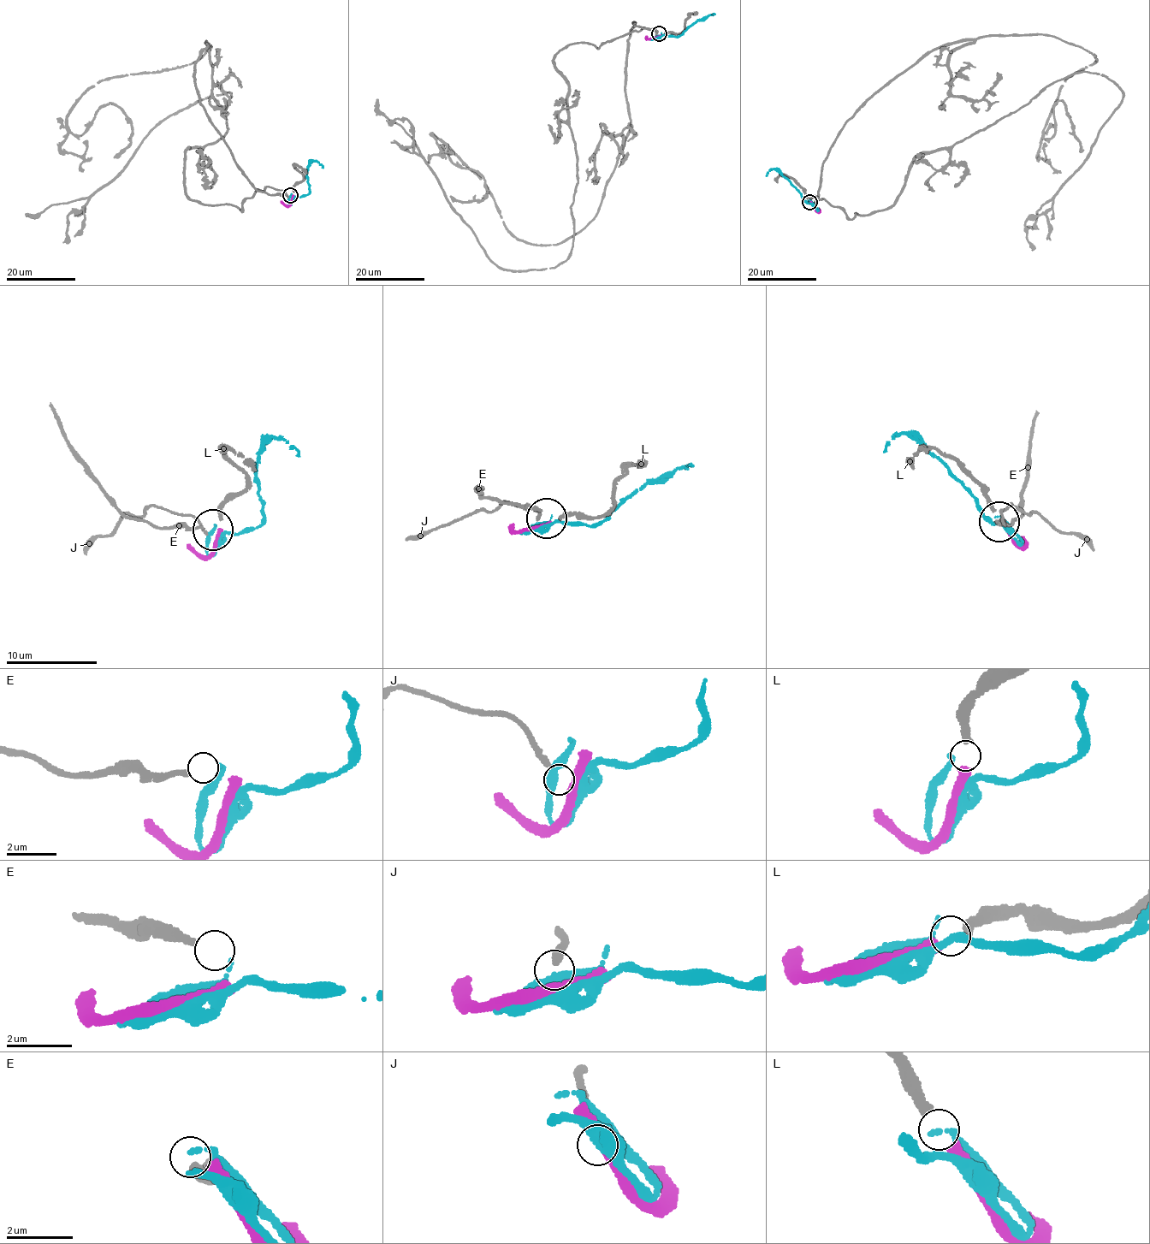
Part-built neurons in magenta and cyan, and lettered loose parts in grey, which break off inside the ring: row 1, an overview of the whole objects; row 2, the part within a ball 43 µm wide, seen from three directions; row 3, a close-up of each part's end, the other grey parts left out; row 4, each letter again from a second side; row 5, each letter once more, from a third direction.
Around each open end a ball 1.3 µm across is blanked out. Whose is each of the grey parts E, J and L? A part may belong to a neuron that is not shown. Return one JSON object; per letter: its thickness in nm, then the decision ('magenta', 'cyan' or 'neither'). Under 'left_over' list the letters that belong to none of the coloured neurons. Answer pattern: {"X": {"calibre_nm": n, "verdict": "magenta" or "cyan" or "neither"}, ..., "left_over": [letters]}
{"E": {"calibre_nm": 240, "verdict": "cyan"}, "J": {"calibre_nm": 220, "verdict": "neither"}, "L": {"calibre_nm": 320, "verdict": "magenta"}, "left_over": ["J"]}

